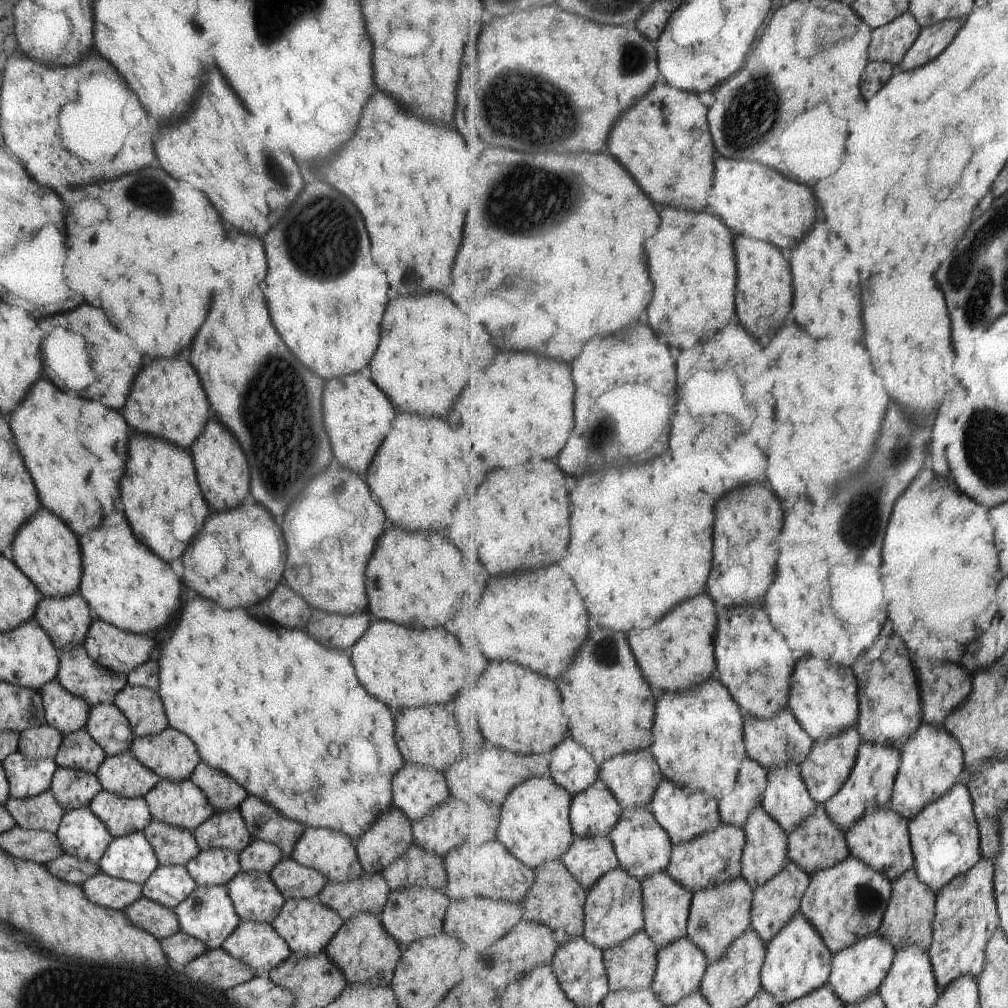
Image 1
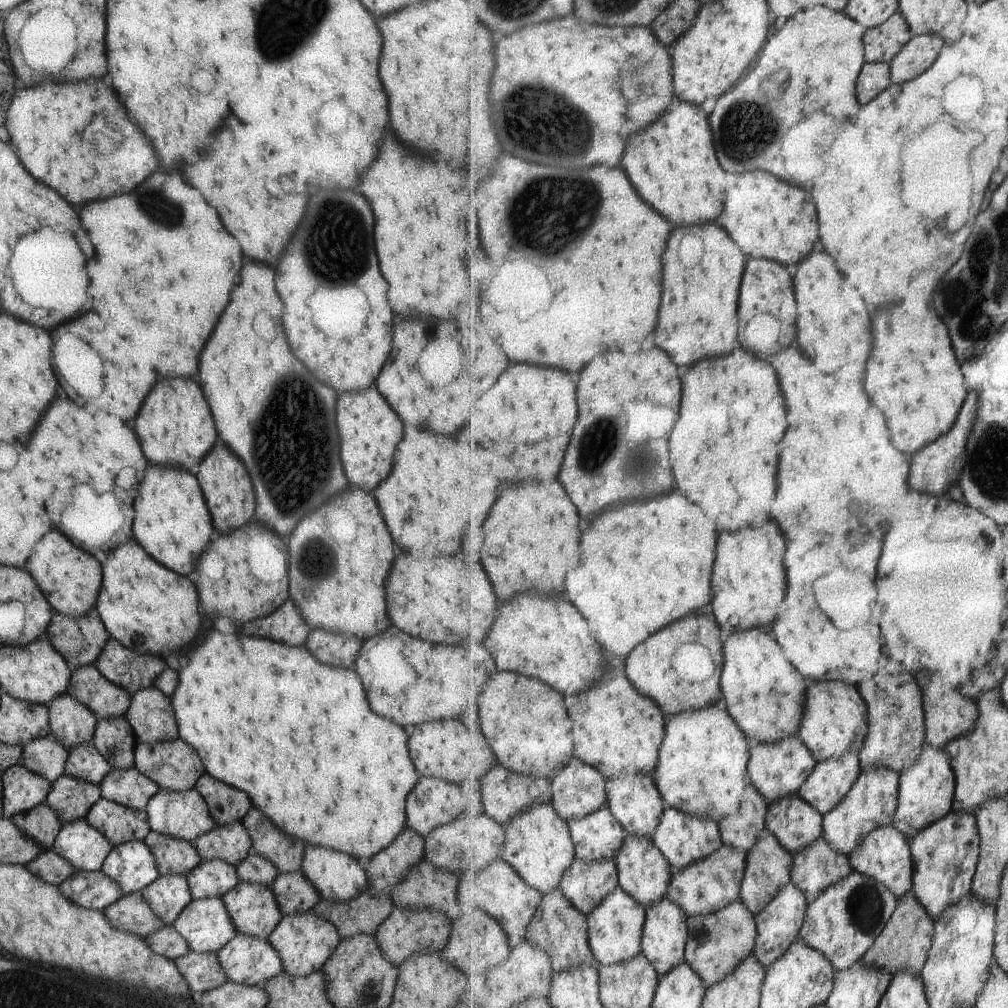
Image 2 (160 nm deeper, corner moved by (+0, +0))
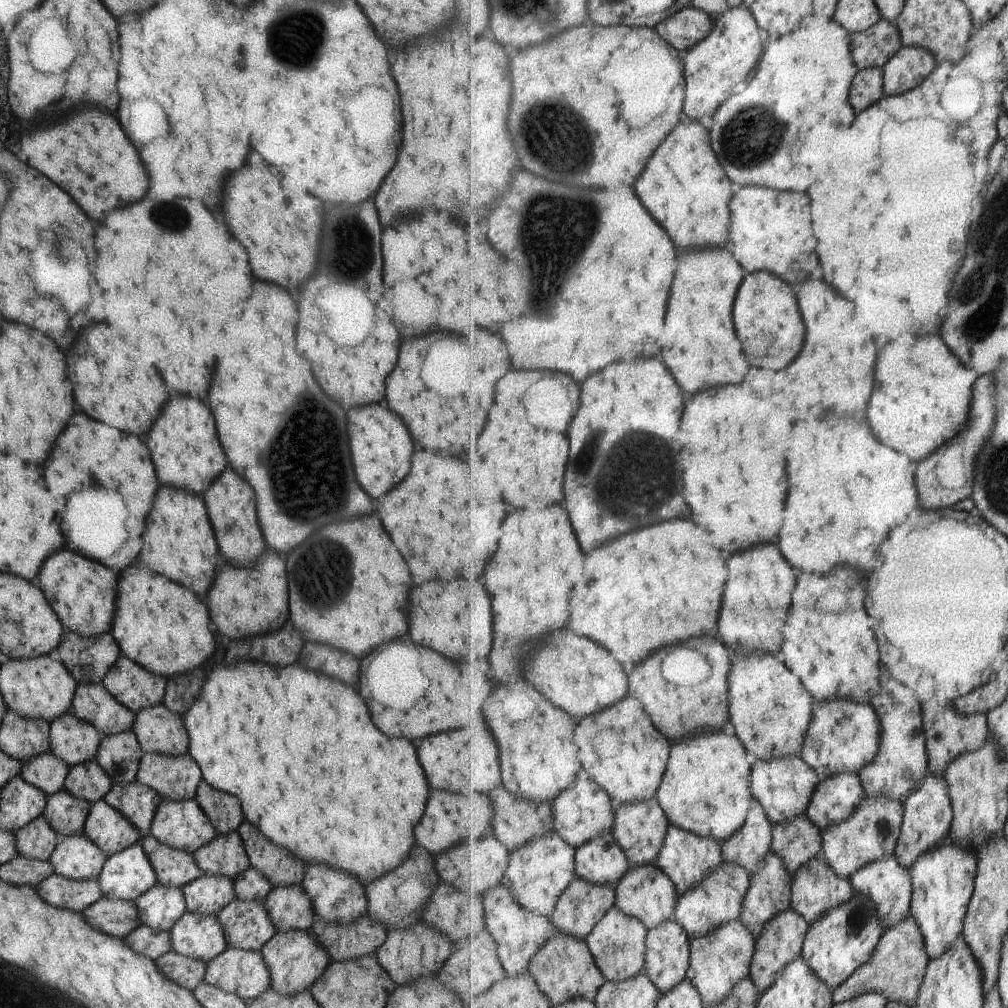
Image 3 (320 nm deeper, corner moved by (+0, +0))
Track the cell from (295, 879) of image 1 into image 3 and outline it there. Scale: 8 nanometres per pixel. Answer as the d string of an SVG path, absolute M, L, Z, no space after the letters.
M300 884L272 887L263 899L263 906L276 930L310 931L317 918Z

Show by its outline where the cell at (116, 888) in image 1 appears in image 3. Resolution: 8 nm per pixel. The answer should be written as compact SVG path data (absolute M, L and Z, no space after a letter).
M51 874L36 886L43 902L71 911L85 910L89 904L103 898L98 878L69 879Z

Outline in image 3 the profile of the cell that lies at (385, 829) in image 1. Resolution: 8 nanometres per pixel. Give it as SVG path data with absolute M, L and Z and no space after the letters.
M416 843L411 844L405 860L395 868L381 874L376 880L371 880L364 886L366 897L366 912L386 928L407 928L411 926L412 919L422 920L420 913L437 884L438 876L435 874L432 855Z

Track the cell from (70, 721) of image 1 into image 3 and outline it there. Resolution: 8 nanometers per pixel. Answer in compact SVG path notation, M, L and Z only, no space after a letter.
M72 711L63 712L59 716L55 716L51 723L49 723L49 748L48 751L65 762L68 767L81 764L85 760L92 760L95 757L97 746L101 738L101 733L97 731L95 726L91 726L91 720L79 720Z

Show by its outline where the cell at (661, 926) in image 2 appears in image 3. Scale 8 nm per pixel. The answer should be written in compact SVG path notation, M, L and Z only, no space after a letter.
M675 917L669 918L669 920L661 922L659 926L648 930L646 966L644 970L647 970L647 974L659 988L662 995L673 990L683 980L688 979L687 974L691 967L691 939L692 937Z

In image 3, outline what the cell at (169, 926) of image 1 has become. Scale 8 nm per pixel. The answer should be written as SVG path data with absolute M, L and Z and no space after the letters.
M99 898L80 914L91 928L121 939L143 925L133 900Z

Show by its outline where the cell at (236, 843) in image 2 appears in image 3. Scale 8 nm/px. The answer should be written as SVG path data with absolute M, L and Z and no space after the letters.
M236 830L228 834L216 834L207 845L199 846L192 853L200 872L217 874L234 880L237 874L249 868L249 858Z

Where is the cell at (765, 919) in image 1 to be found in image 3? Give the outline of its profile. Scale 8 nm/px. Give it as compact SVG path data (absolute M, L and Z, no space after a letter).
M789 908L781 914L777 914L775 918L769 920L756 941L756 953L752 960L752 971L750 978L753 978L757 990L760 994L765 993L783 974L783 970L787 968L791 962L795 962L804 950L805 936L808 934L809 924L807 920L793 908Z

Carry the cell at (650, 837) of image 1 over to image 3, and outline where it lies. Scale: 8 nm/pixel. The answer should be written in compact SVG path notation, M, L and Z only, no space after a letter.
M655 863L631 866L631 869L619 880L619 885L616 887L616 905L618 908L621 908L621 912L624 914L641 920L648 930L675 917L678 897L673 880Z

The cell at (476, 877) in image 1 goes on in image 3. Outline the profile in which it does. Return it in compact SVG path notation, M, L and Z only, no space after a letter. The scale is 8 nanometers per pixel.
M503 884L485 892L482 898L484 900L486 930L497 942L499 957L506 975L517 976L517 974L527 972L533 961L533 956L547 944L547 940L551 940L555 936L555 927L551 918L521 906L513 898L509 888L505 888Z

